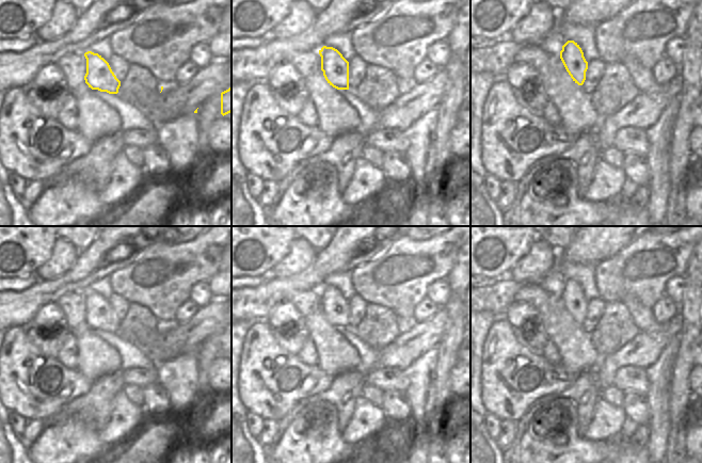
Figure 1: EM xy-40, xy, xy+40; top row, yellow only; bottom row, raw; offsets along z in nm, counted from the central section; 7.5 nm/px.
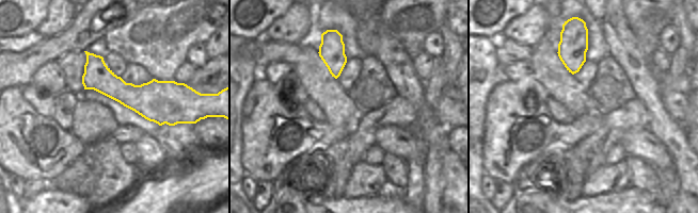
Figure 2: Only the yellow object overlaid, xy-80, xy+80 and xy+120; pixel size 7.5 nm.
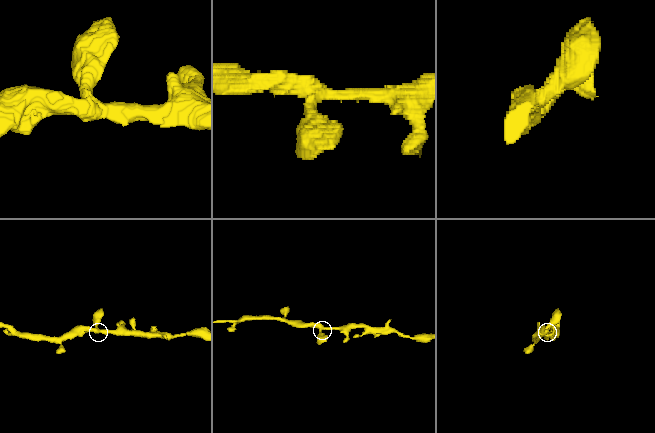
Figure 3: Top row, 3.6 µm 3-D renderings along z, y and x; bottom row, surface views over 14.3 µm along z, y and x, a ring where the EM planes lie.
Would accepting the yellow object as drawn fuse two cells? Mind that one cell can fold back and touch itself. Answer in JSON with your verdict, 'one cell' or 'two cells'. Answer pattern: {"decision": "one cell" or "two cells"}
{"decision": "one cell"}

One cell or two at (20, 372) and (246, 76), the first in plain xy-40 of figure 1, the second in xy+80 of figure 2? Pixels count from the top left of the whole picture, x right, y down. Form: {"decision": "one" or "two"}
{"decision": "two"}

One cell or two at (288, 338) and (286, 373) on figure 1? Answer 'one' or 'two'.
two

